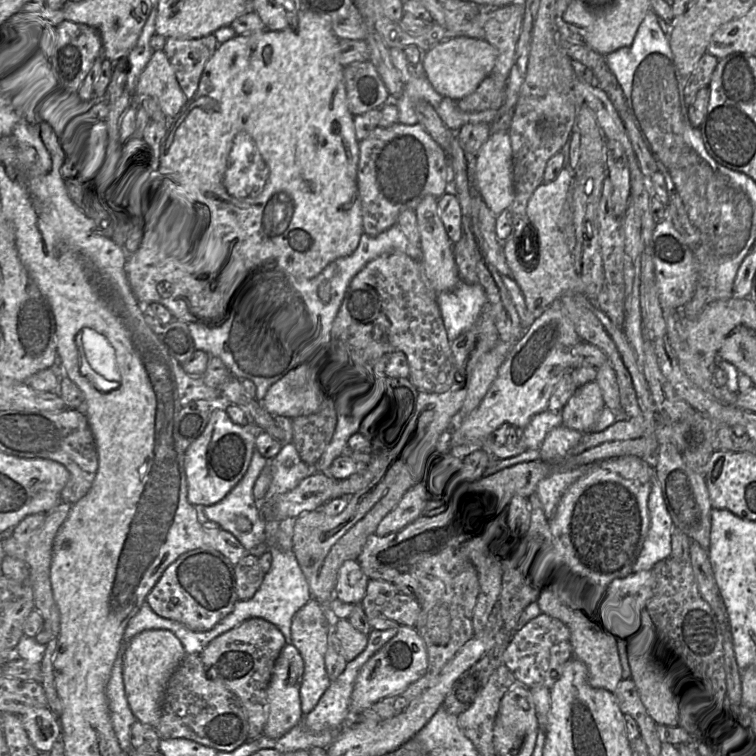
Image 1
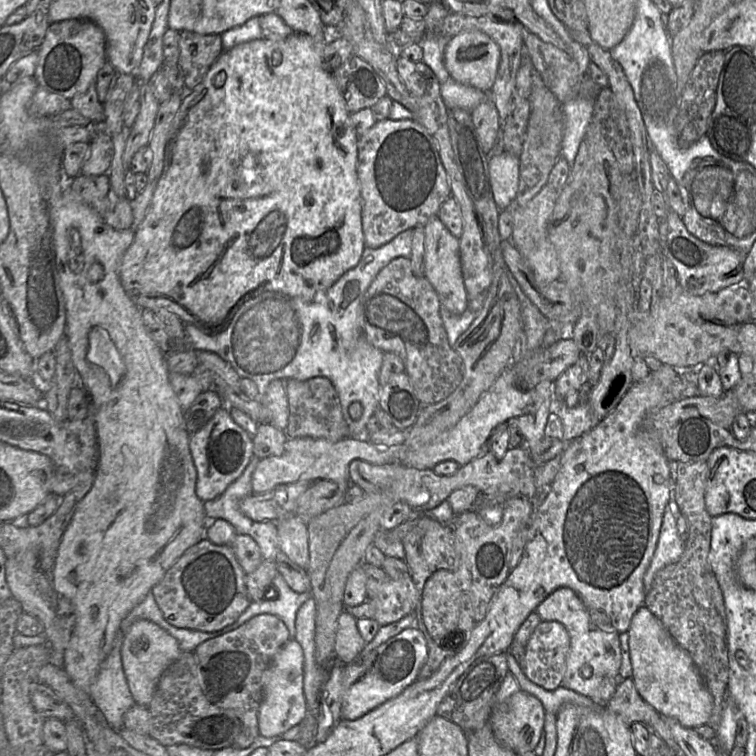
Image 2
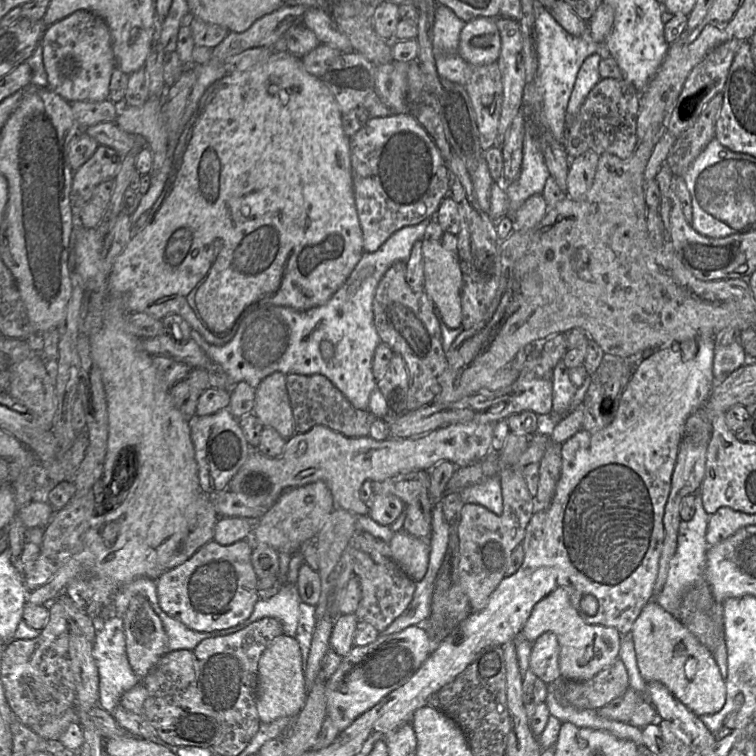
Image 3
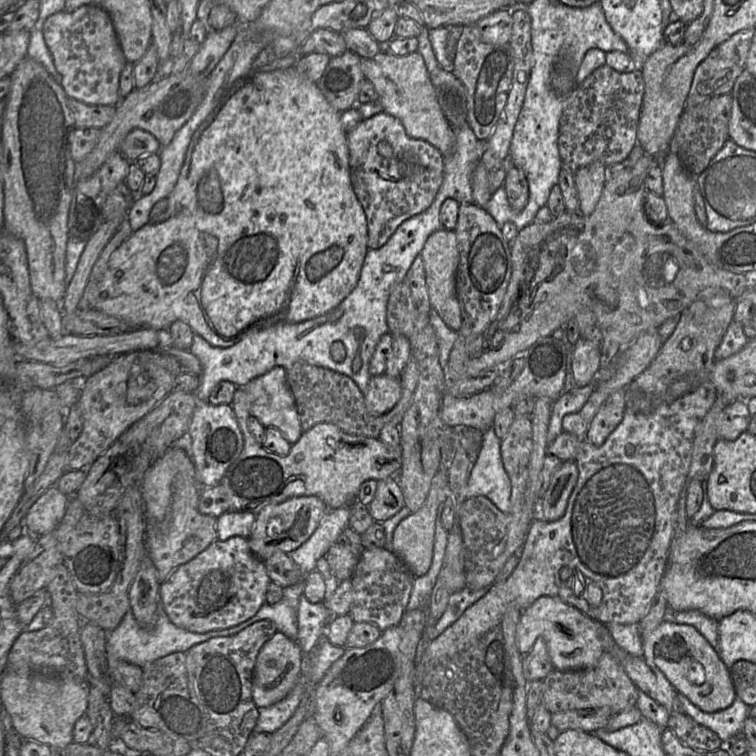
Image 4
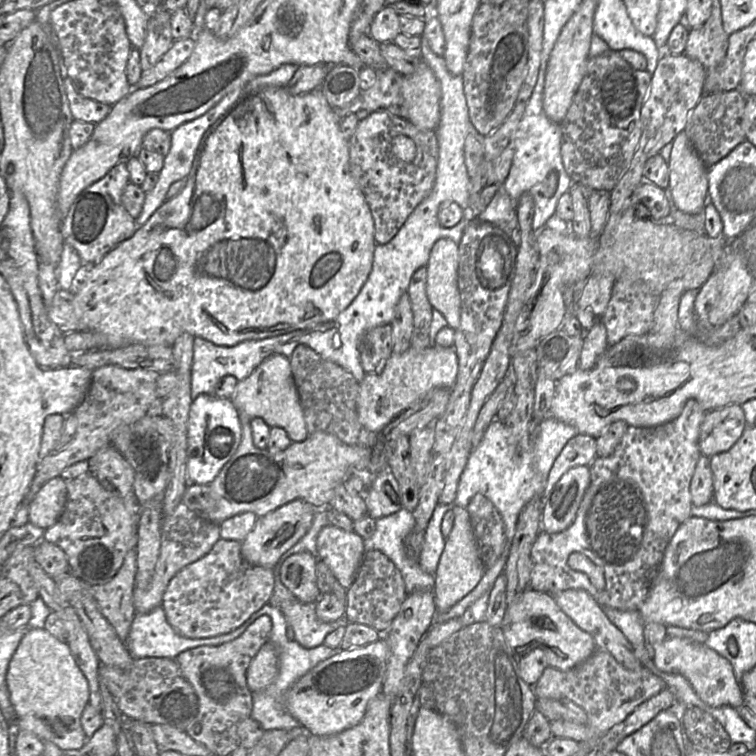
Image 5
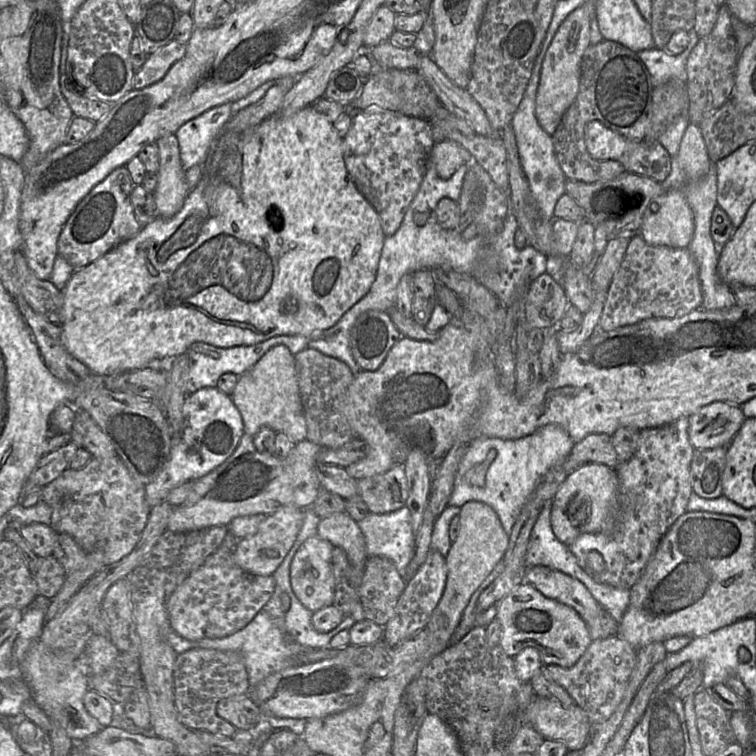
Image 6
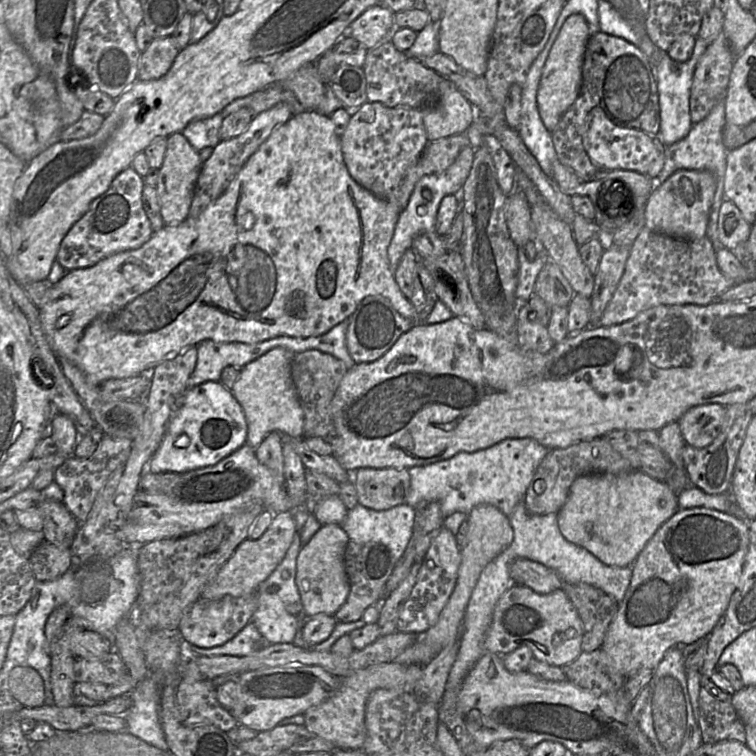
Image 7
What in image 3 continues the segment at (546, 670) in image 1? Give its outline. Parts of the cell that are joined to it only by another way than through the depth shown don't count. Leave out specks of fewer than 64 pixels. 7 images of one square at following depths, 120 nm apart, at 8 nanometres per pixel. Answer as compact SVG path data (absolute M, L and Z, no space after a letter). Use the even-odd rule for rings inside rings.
M553 632L541 634L532 644L529 669L547 684L561 679L559 667L560 646Z

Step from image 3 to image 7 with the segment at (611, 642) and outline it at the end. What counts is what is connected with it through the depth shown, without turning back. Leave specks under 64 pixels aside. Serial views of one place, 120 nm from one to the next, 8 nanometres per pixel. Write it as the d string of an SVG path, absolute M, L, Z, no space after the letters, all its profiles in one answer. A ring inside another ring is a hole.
M513 584L497 602L490 627L484 639L484 652L506 655L521 646L529 647L534 658L563 667L582 652L583 623L563 588L548 594Z

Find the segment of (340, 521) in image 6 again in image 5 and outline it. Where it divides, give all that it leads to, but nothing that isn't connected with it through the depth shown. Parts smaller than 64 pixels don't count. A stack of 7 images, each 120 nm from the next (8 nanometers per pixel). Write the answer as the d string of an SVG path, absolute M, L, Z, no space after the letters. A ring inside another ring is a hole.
M324 526L317 536L319 560L329 568L340 585L348 589L365 554L364 539L354 531Z

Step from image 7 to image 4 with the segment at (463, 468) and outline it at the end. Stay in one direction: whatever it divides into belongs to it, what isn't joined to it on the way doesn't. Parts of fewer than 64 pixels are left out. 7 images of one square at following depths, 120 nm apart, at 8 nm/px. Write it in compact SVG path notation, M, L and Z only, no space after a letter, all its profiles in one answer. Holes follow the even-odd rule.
M596 382L584 387L572 387L564 391L552 404L548 425L547 443L552 443L563 432L562 421L566 415L581 410L594 390ZM493 426L483 433L482 445L468 478L466 498L485 496L503 513L508 513L511 482L503 465L501 442Z

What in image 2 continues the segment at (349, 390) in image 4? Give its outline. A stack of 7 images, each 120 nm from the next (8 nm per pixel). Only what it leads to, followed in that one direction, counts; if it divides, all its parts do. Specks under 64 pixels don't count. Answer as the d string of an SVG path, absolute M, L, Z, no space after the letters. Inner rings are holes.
M317 376L305 381L289 379L285 381L285 386L289 410L285 433L288 438L310 437L338 441L350 437L339 395L328 378Z

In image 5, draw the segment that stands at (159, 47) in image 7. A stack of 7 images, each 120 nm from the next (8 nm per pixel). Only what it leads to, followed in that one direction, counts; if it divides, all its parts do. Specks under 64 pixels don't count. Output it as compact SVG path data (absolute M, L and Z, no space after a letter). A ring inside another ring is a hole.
M194 36L185 39L174 40L170 49L149 70L142 71L140 80L136 84L138 88L152 86L171 72L181 66L192 54L195 47Z

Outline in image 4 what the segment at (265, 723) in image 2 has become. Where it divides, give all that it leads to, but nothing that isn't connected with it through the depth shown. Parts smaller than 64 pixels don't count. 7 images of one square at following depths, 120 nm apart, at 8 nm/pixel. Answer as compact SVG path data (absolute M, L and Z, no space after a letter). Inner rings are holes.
M276 632L261 648L253 671L252 696L258 708L270 707L283 700L299 680L303 653L298 643Z

